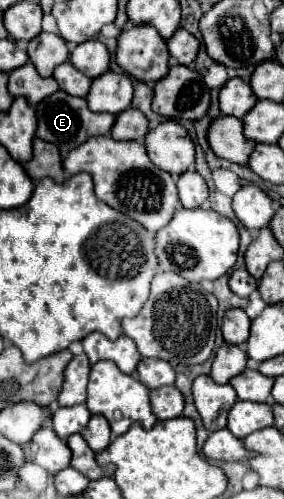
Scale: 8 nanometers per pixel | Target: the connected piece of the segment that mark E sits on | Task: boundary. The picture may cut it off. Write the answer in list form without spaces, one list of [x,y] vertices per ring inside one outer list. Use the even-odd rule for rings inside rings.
[[[57,91],[57,93],[49,95],[47,99],[43,99],[37,105],[37,119],[39,119],[37,137],[57,145],[63,155],[67,155],[77,145],[85,143],[93,135],[107,135],[111,131],[113,123],[115,123],[115,115],[93,113],[87,107],[87,101],[83,97],[73,97],[73,95],[65,93],[65,91]]]

